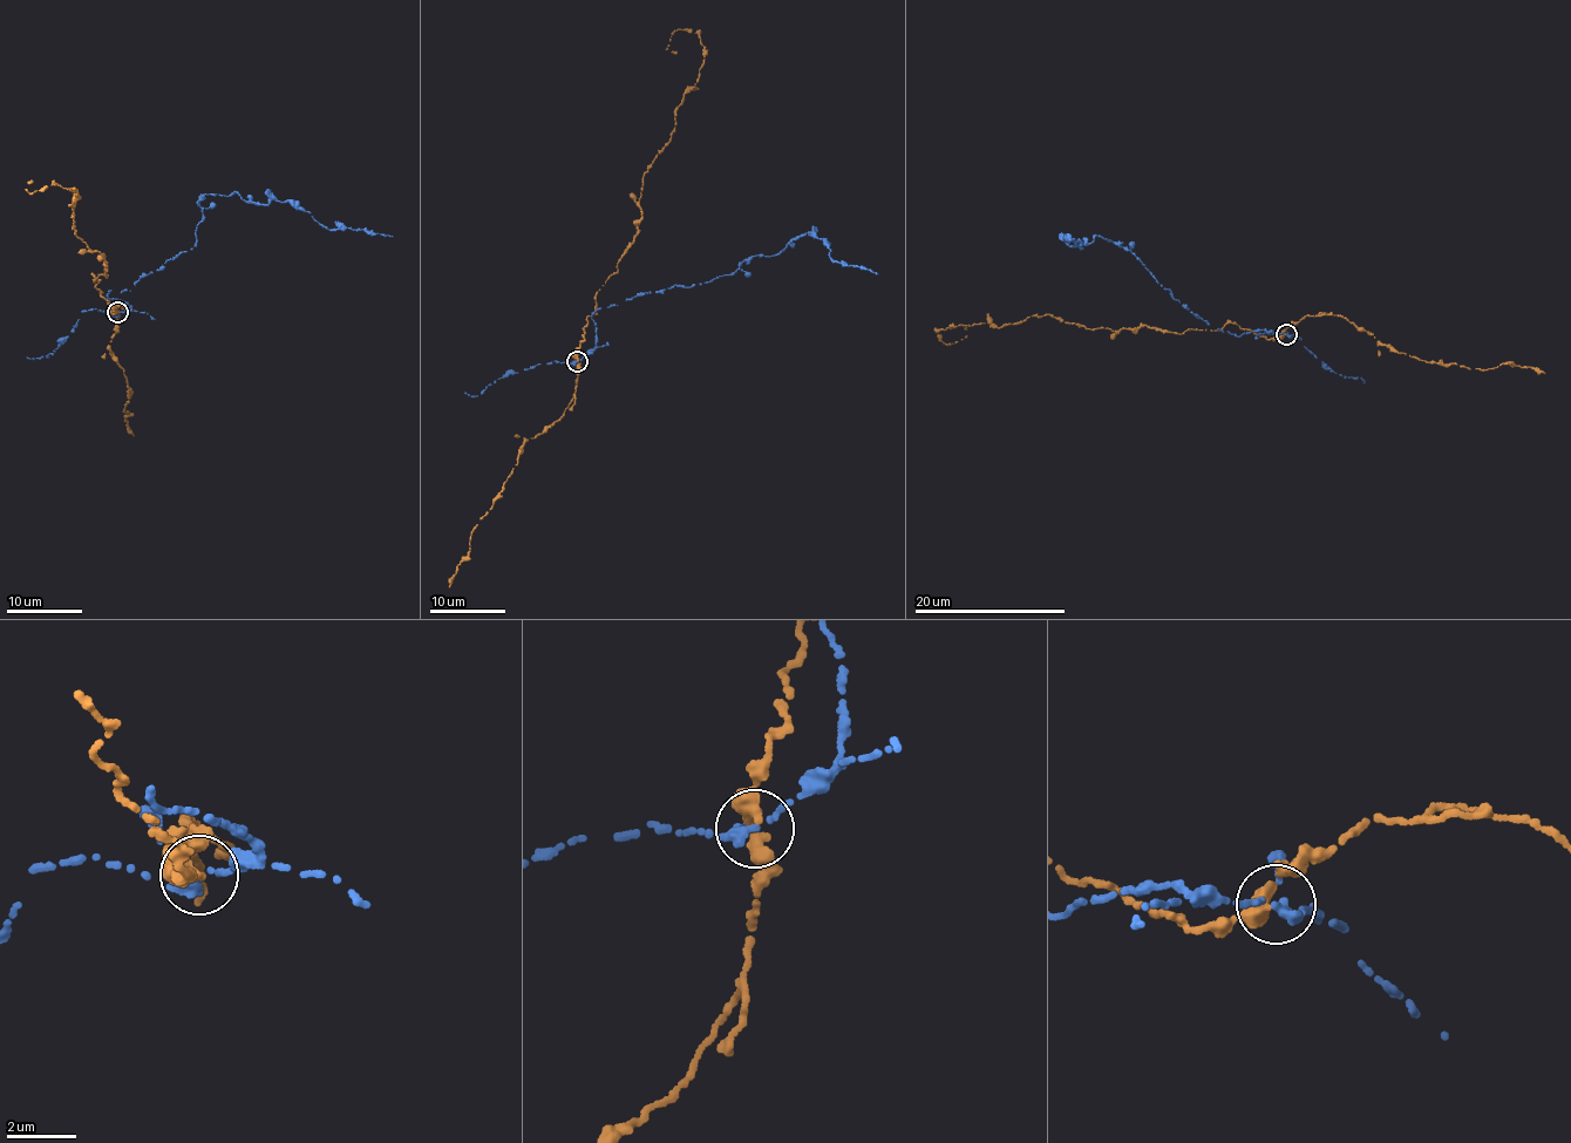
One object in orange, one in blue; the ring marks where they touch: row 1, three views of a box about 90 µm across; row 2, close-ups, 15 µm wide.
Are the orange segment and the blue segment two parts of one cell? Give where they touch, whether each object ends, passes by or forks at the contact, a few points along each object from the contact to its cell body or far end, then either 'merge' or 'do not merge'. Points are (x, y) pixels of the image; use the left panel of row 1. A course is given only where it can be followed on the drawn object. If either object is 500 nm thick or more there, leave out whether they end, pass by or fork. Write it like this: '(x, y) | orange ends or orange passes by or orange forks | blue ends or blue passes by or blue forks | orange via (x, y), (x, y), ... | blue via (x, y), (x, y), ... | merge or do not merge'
(117, 312) | orange passes by | blue ends | orange via (118, 313), (94, 280), (107, 277), (104, 257), (75, 235), (77, 192), (56, 184), (29, 192), (33, 181) | blue via (118, 313), (130, 306), (109, 290), (130, 291), (190, 250), (205, 194), (293, 202), (328, 229), (392, 236) | do not merge

